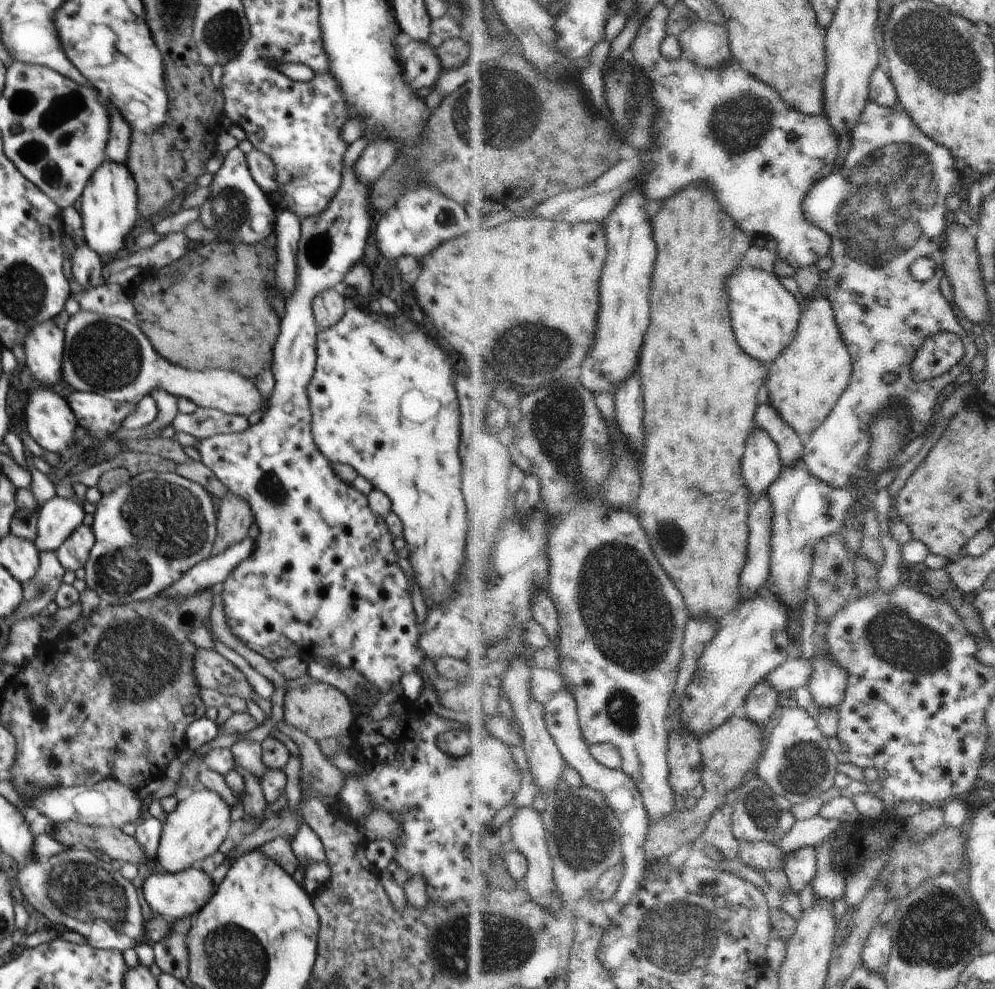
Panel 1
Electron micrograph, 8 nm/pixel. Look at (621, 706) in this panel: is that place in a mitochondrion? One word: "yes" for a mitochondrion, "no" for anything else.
yes

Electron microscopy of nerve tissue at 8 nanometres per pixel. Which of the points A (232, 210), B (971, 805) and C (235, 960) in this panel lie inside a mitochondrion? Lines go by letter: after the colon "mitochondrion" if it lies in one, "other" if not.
A: mitochondrion
B: other
C: mitochondrion

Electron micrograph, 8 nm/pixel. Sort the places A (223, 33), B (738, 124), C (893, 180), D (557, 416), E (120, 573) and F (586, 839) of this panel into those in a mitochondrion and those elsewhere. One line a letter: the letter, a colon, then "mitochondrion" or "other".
A: mitochondrion
B: mitochondrion
C: mitochondrion
D: mitochondrion
E: mitochondrion
F: mitochondrion

